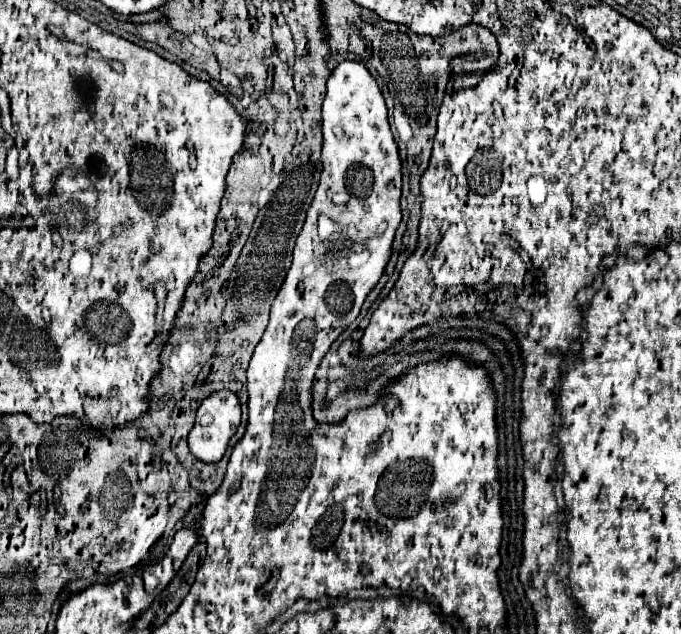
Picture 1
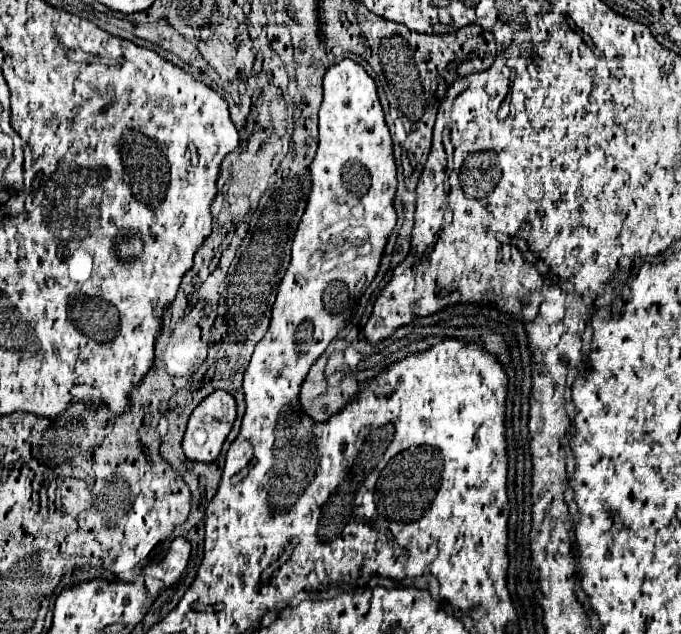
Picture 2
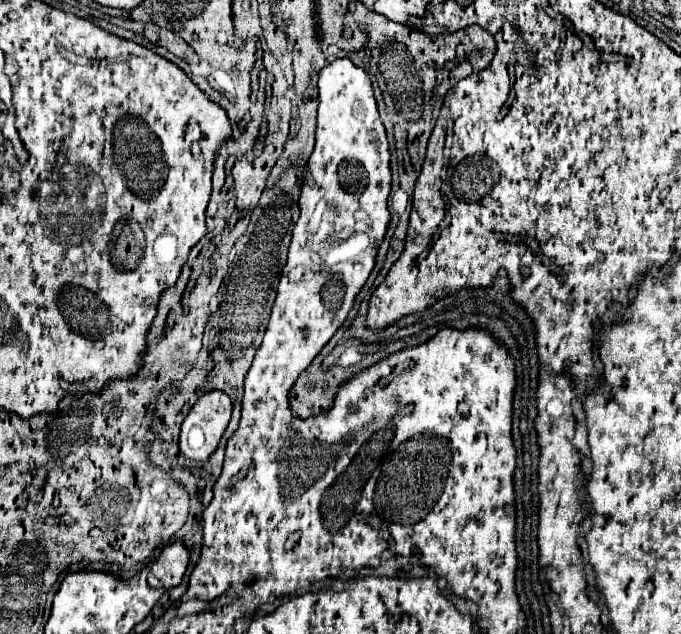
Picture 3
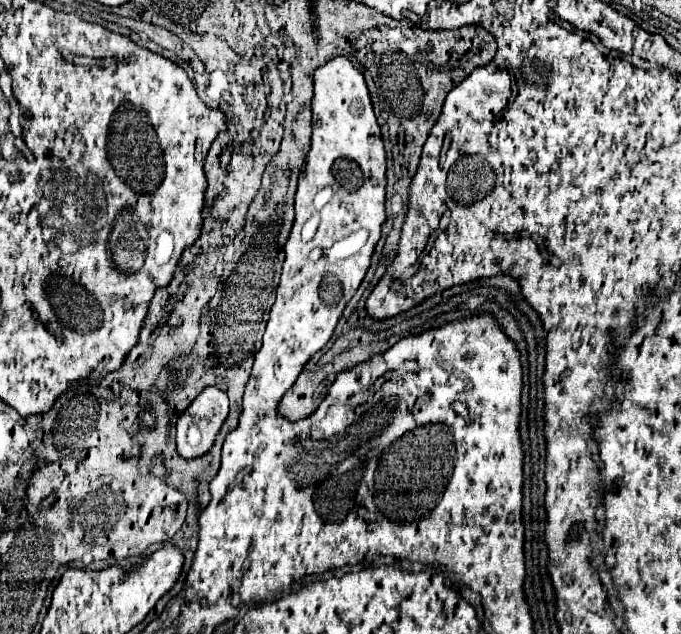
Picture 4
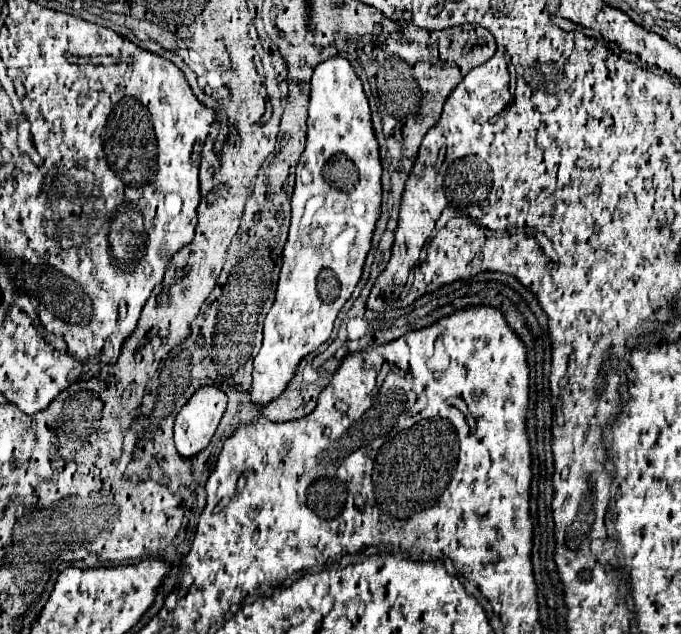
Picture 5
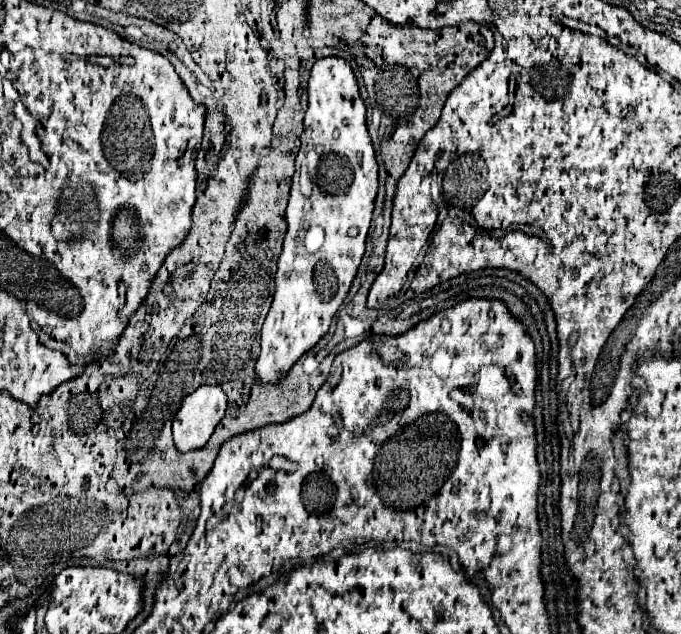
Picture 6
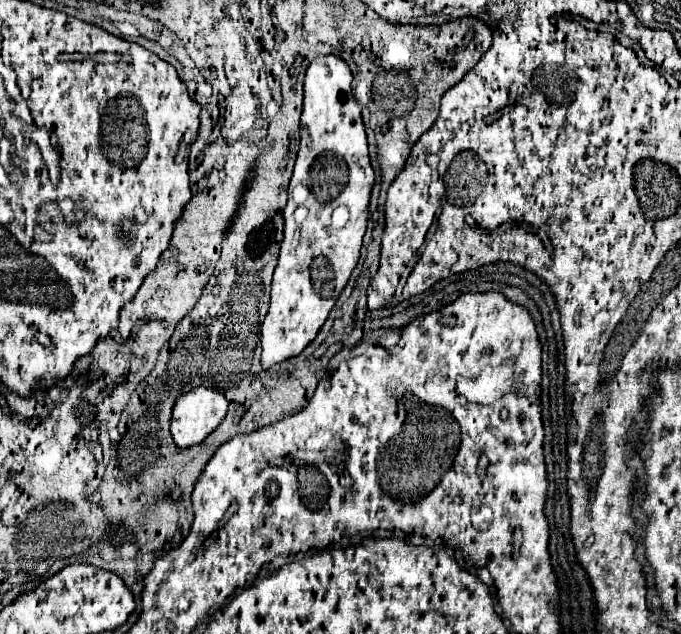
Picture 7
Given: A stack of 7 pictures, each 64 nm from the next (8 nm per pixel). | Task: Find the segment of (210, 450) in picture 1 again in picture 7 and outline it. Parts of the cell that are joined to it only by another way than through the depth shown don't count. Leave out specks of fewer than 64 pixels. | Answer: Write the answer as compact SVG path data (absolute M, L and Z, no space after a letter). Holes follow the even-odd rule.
M198 386L180 396L172 410L172 438L178 448L198 446L224 420L228 400L222 392Z

